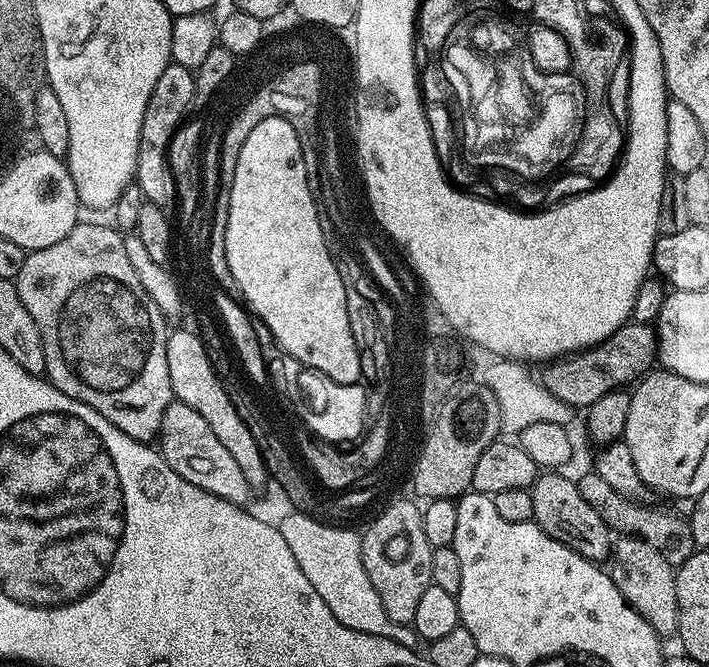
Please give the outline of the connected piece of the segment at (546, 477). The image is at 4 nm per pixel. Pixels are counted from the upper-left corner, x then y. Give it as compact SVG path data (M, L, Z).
M548 470L537 475L529 492L533 499L533 521L544 533L570 546L587 560L600 564L611 557L613 533L605 520L590 506L590 502L579 493L575 482L564 478L559 471Z

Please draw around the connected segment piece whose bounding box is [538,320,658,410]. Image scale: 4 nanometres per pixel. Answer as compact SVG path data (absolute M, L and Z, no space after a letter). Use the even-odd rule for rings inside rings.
M631 320L614 330L601 344L545 363L541 367L544 369L538 372L538 379L554 398L562 398L573 410L587 410L602 394L624 388L647 375L657 361L656 350L655 327Z

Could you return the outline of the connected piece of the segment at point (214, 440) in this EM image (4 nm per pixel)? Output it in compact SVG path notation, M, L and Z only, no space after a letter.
M173 399L162 414L162 426L158 433L158 451L186 482L214 494L231 504L247 505L250 486L246 474L234 462L234 457L226 451L226 446L218 442L218 437L210 431L210 425L198 415L198 410L190 410L182 401Z

